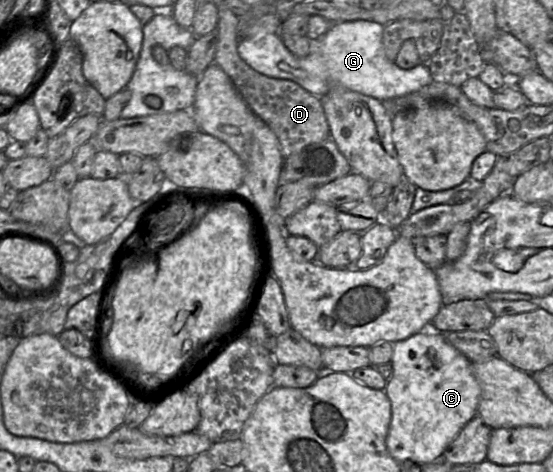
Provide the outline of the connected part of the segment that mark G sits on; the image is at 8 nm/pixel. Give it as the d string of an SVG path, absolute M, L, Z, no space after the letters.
M368 20L339 21L333 23L324 35L309 40L309 54L297 57L285 46L278 33L257 34L240 39L239 57L255 71L272 78L286 79L300 85L321 98L335 86L386 101L419 90L432 82L425 63L410 69L401 69L385 54L382 37L384 26Z

